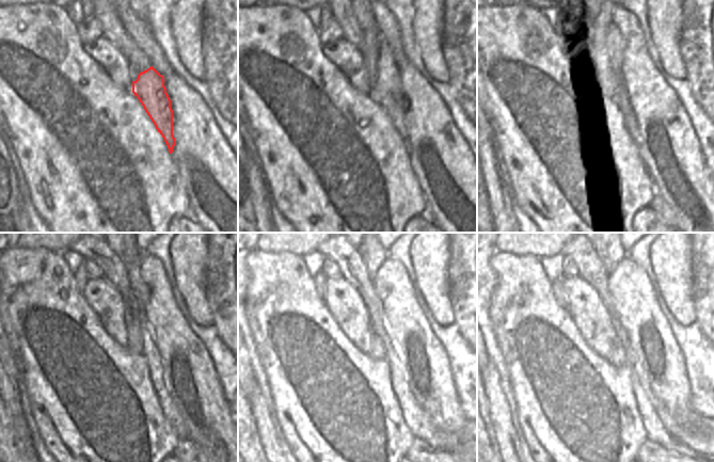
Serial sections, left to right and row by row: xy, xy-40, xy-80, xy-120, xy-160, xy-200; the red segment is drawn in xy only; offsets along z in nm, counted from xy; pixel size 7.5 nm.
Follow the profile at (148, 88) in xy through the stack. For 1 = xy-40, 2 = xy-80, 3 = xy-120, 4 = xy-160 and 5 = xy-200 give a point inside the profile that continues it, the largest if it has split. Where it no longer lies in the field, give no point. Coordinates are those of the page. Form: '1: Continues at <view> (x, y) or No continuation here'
1: Continues at xy-40 (387, 93)
2: Continues at xy-80 (611, 30)
3: Continues at xy-120 (141, 290)
4: Continues at xy-160 (374, 254)
5: Continues at xy-200 (611, 254)

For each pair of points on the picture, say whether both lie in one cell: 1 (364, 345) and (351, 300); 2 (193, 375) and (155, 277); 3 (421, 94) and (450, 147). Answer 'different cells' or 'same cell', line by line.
1: same cell
2: same cell
3: same cell

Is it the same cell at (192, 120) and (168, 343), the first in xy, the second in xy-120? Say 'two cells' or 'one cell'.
one cell

